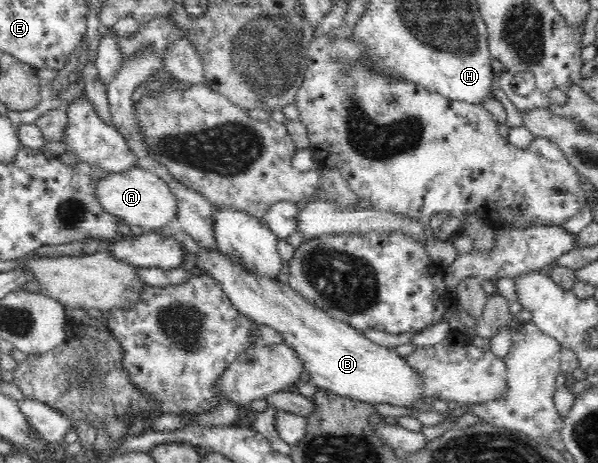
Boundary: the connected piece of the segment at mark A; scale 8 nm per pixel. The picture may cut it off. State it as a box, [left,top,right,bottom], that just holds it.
[95,166,178,232]

